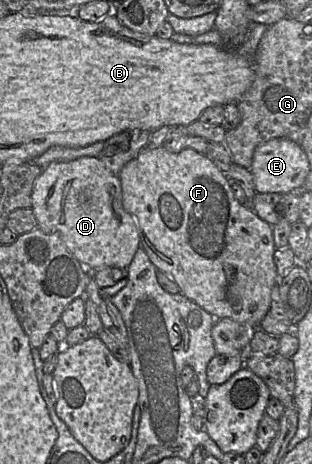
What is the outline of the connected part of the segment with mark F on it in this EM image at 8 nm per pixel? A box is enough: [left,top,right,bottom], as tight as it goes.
[118,146,280,328]

